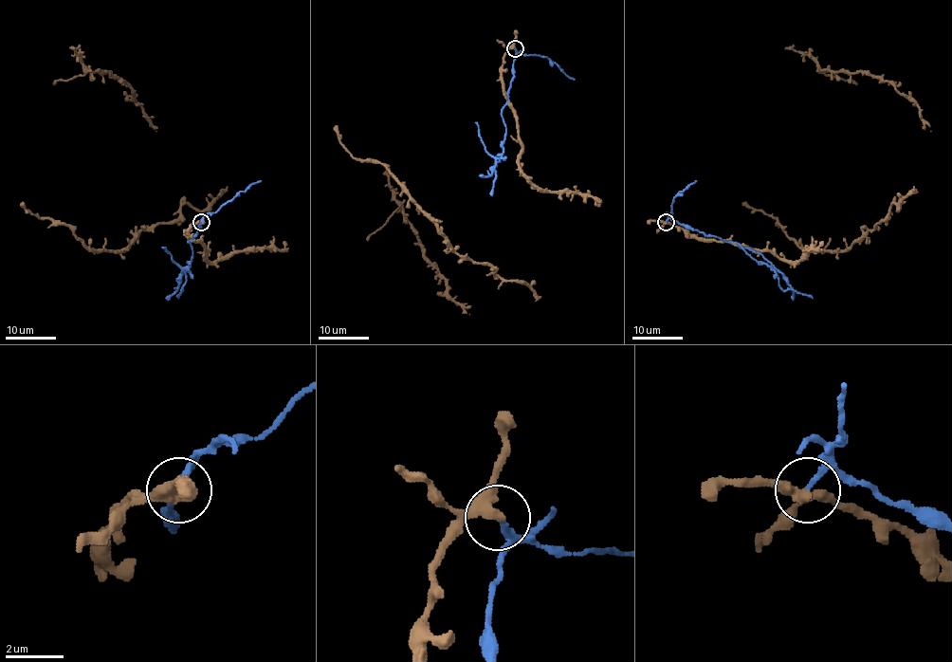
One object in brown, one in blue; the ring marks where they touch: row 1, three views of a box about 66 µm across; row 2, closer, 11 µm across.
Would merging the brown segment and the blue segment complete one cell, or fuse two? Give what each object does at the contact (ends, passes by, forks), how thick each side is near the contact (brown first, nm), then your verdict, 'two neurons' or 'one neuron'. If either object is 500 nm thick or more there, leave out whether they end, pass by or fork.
brown passes by; blue ends; calibres 320 and 180 nm; two neurons

